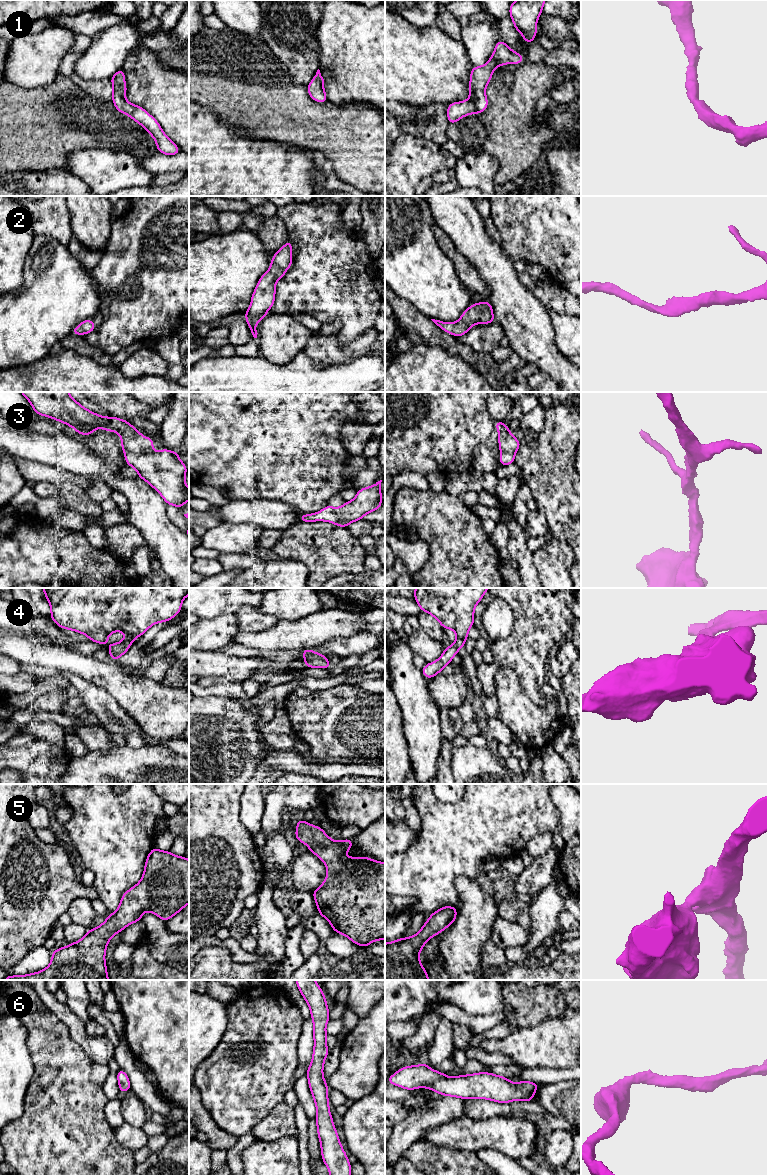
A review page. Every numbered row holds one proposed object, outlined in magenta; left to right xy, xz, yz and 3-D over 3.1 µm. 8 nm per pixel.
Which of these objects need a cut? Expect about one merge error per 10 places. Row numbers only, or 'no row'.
no row

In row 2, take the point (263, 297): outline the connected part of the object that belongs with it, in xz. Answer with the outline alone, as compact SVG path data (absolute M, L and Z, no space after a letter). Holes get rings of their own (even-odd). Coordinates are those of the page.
M289 239L283 247L272 256L268 271L258 280L257 286L251 297L251 304L244 314L248 327L254 338L257 338L255 325L264 319L275 301L275 285L291 267L292 242Z

